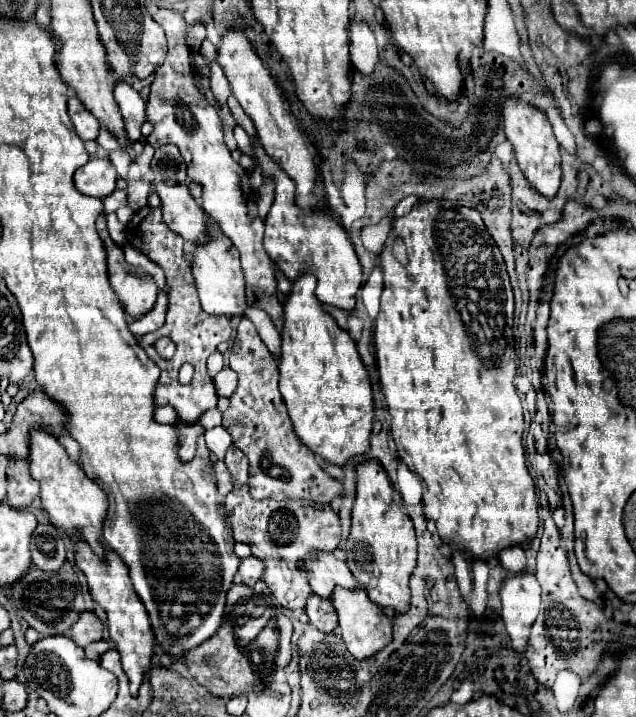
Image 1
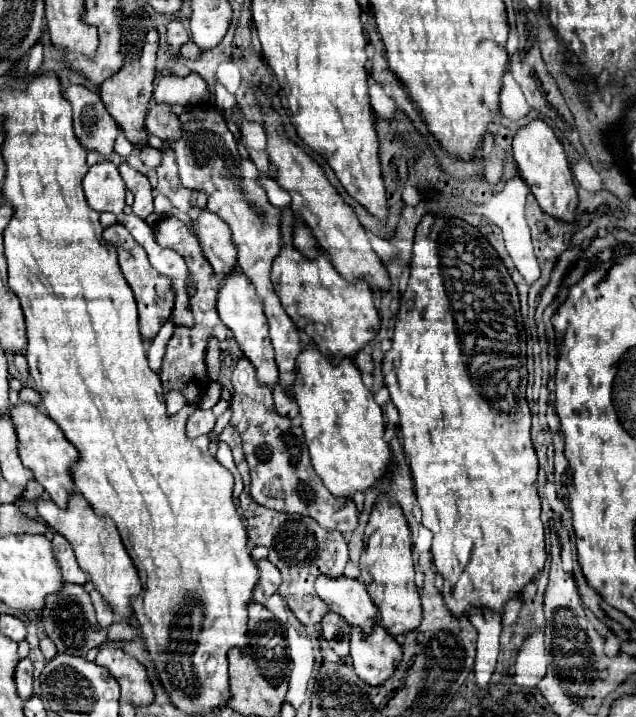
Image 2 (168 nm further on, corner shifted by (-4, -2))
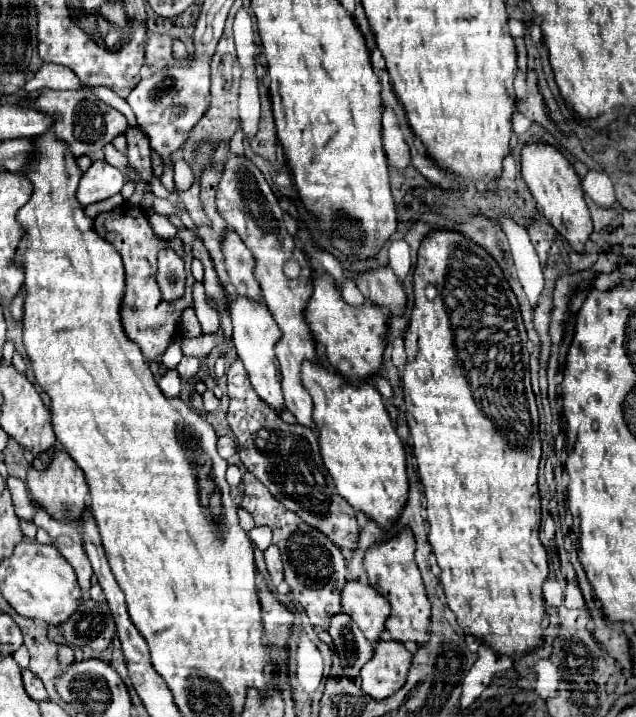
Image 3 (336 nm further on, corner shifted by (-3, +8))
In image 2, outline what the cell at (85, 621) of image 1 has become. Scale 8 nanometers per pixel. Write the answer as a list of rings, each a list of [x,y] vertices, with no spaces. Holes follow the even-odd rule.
[[[91,592],[91,596],[93,596],[93,606],[95,606],[95,610],[97,610],[97,620],[99,620],[99,624],[103,626],[103,628],[109,628],[111,624],[113,624],[113,610],[107,606],[107,602],[103,602],[103,598],[99,596],[99,592]]]

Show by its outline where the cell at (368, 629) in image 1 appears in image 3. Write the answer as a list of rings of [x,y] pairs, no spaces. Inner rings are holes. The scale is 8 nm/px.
[[[376,642],[372,658],[362,666],[360,672],[362,690],[374,698],[388,698],[406,680],[410,658],[412,654],[402,642]]]

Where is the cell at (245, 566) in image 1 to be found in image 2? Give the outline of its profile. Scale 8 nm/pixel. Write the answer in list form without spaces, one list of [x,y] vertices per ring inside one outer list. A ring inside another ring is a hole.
[[[259,560],[257,566],[259,566],[259,572],[261,572],[257,588],[263,592],[265,598],[269,598],[269,596],[273,596],[277,592],[279,584],[281,584],[281,572],[269,560]]]

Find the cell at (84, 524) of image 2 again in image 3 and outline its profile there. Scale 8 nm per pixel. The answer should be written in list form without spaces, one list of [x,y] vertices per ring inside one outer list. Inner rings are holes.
[[[56,452],[44,472],[36,472],[34,468],[30,468],[26,484],[28,484],[30,496],[34,498],[38,508],[46,510],[52,518],[56,518],[60,522],[68,522],[72,518],[78,528],[82,526],[82,516],[88,510],[86,500],[90,498],[90,486],[84,478],[82,470],[78,466],[74,466],[74,460],[66,452]]]

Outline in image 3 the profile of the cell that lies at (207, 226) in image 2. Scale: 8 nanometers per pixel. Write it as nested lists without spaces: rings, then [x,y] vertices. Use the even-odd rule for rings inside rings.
[[[226,230],[222,236],[222,256],[230,282],[236,286],[236,292],[252,300],[260,300],[260,286],[252,274],[254,256],[238,238],[238,234],[234,234],[234,230]]]

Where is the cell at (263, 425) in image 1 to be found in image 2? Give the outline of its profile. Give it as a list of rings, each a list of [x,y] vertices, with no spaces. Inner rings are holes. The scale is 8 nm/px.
[[[241,358],[233,368],[231,382],[233,382],[233,398],[231,398],[233,418],[231,418],[231,426],[235,426],[239,430],[239,434],[241,434],[241,438],[243,438],[245,460],[251,466],[251,496],[253,496],[253,500],[257,500],[259,504],[263,504],[263,506],[267,506],[271,510],[309,516],[309,518],[317,520],[319,526],[323,526],[327,530],[337,530],[341,534],[351,534],[357,528],[357,508],[355,508],[355,504],[331,496],[331,492],[323,486],[323,482],[319,480],[317,472],[311,468],[307,444],[303,444],[303,430],[293,428],[289,418],[283,418],[283,416],[279,416],[275,412],[271,390],[267,386],[261,386],[255,380],[253,364],[249,360]]]

